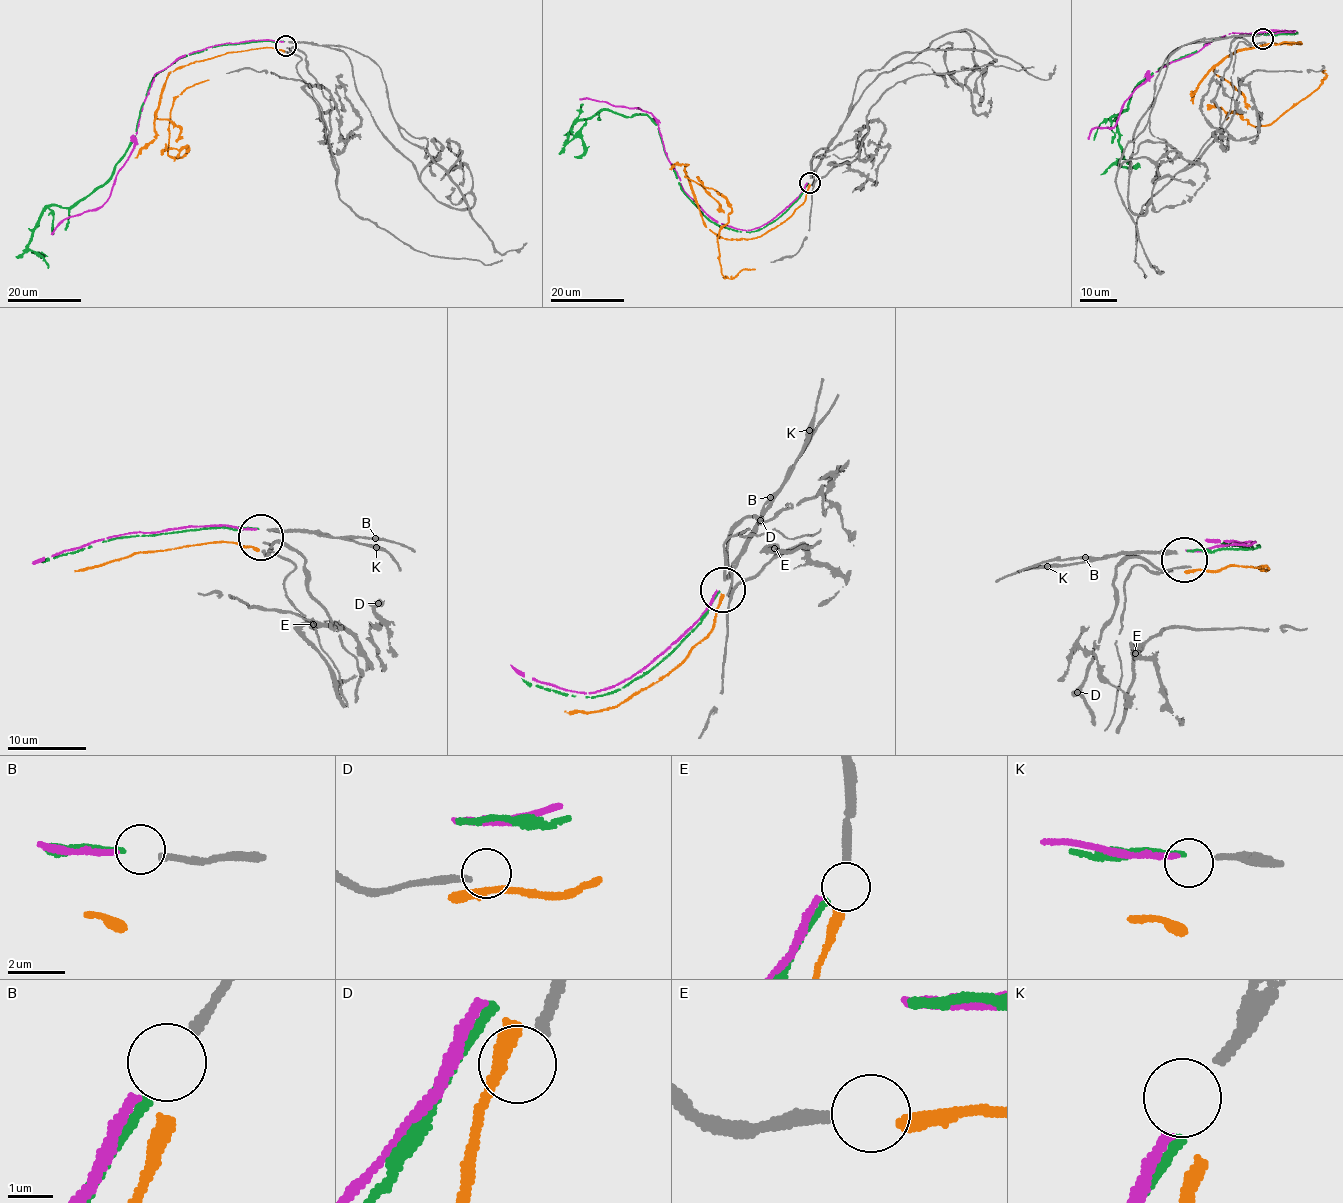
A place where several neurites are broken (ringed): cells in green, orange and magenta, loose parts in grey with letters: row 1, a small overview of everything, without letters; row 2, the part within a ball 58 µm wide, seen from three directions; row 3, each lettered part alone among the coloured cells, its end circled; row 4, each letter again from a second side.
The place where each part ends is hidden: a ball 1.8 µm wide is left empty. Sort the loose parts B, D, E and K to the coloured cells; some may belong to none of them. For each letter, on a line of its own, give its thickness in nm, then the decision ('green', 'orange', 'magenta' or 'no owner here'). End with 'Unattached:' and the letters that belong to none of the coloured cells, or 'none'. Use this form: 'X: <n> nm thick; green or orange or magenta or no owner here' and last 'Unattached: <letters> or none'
B: 200 nm thick; green
D: 240 nm thick; no owner here
E: 320 nm thick; orange
K: 220 nm thick; magenta
Unattached: D

